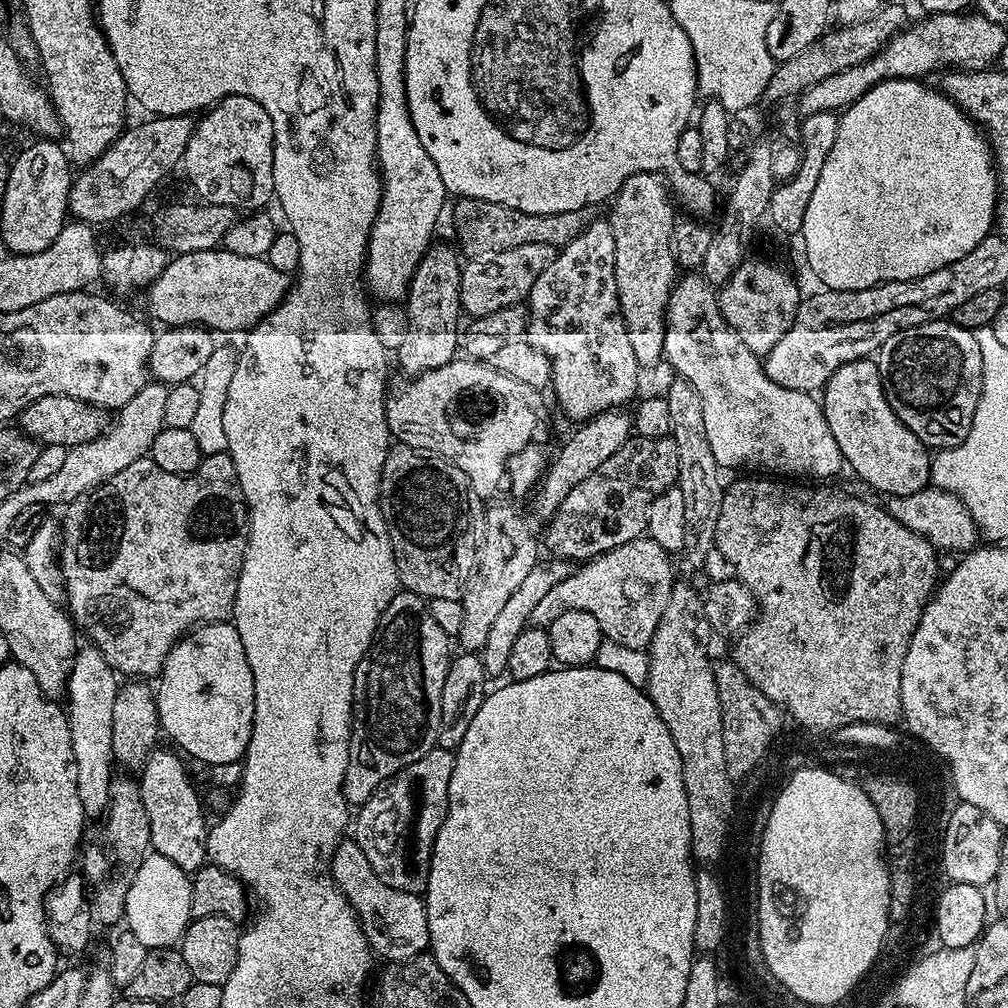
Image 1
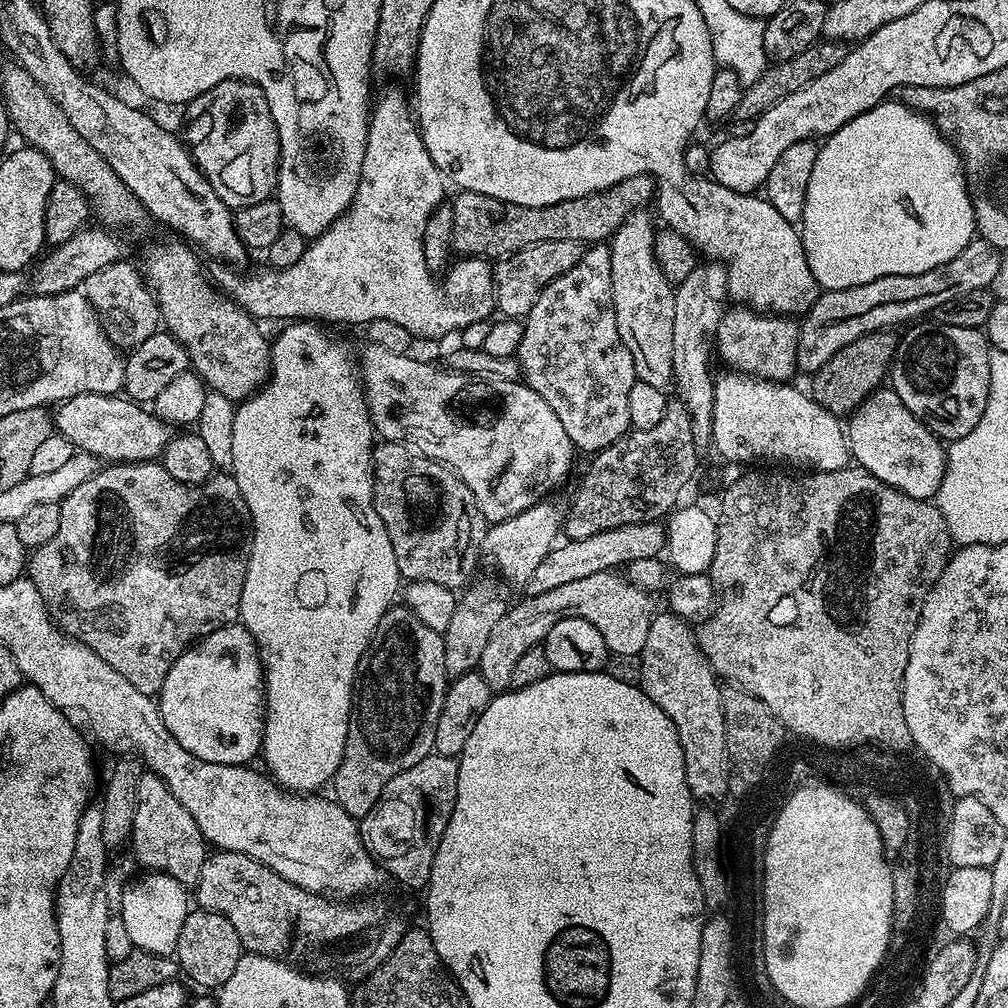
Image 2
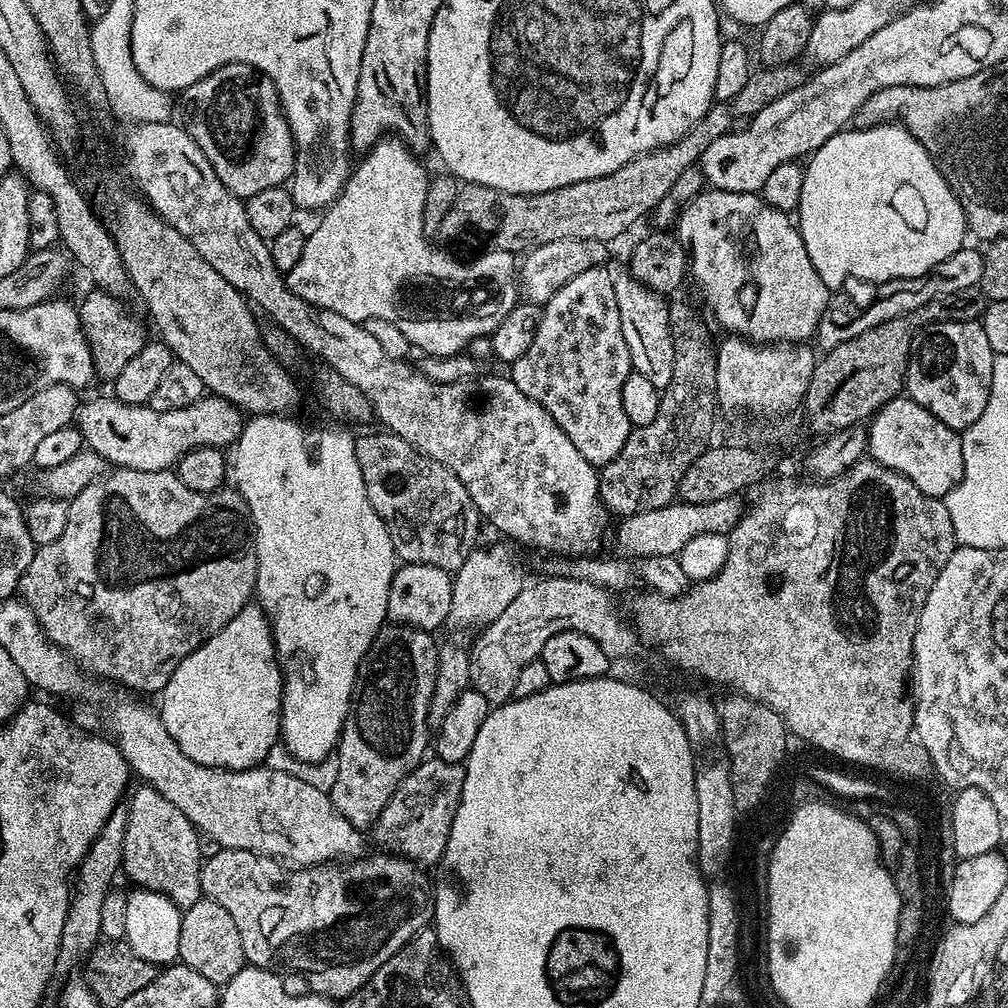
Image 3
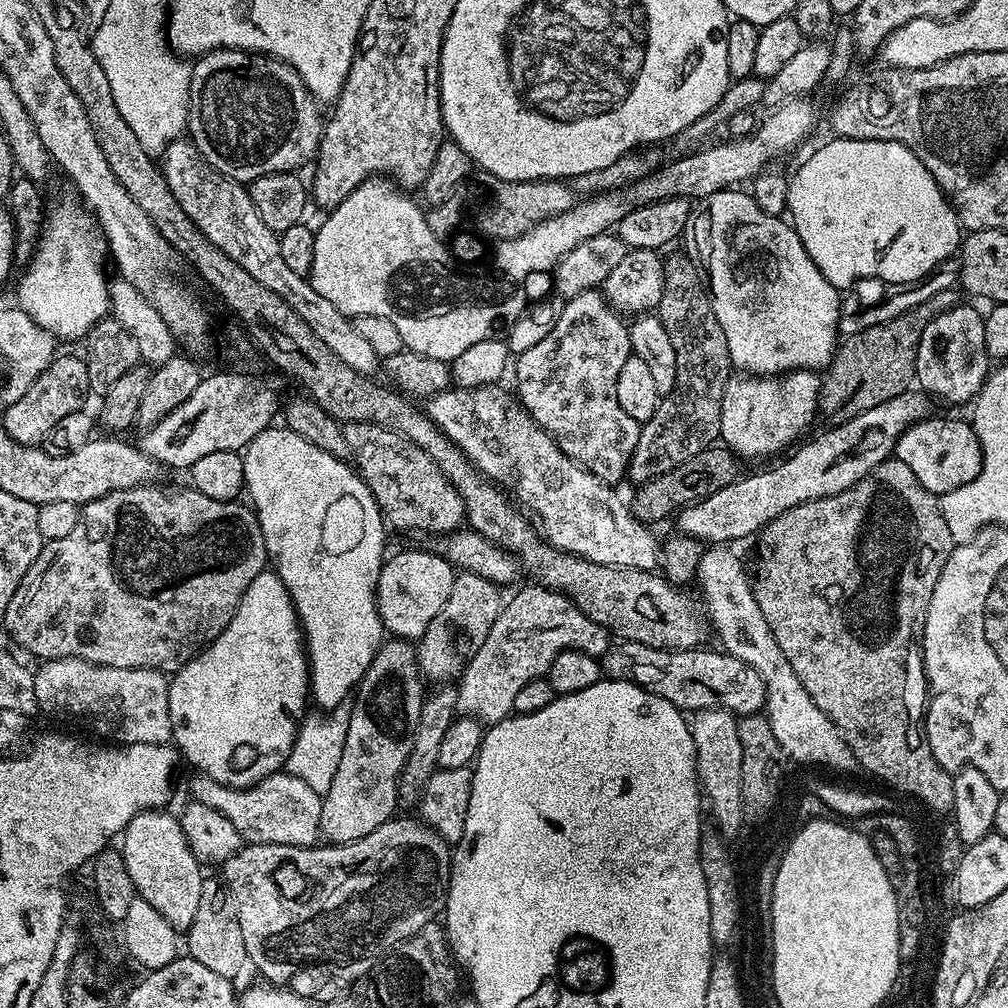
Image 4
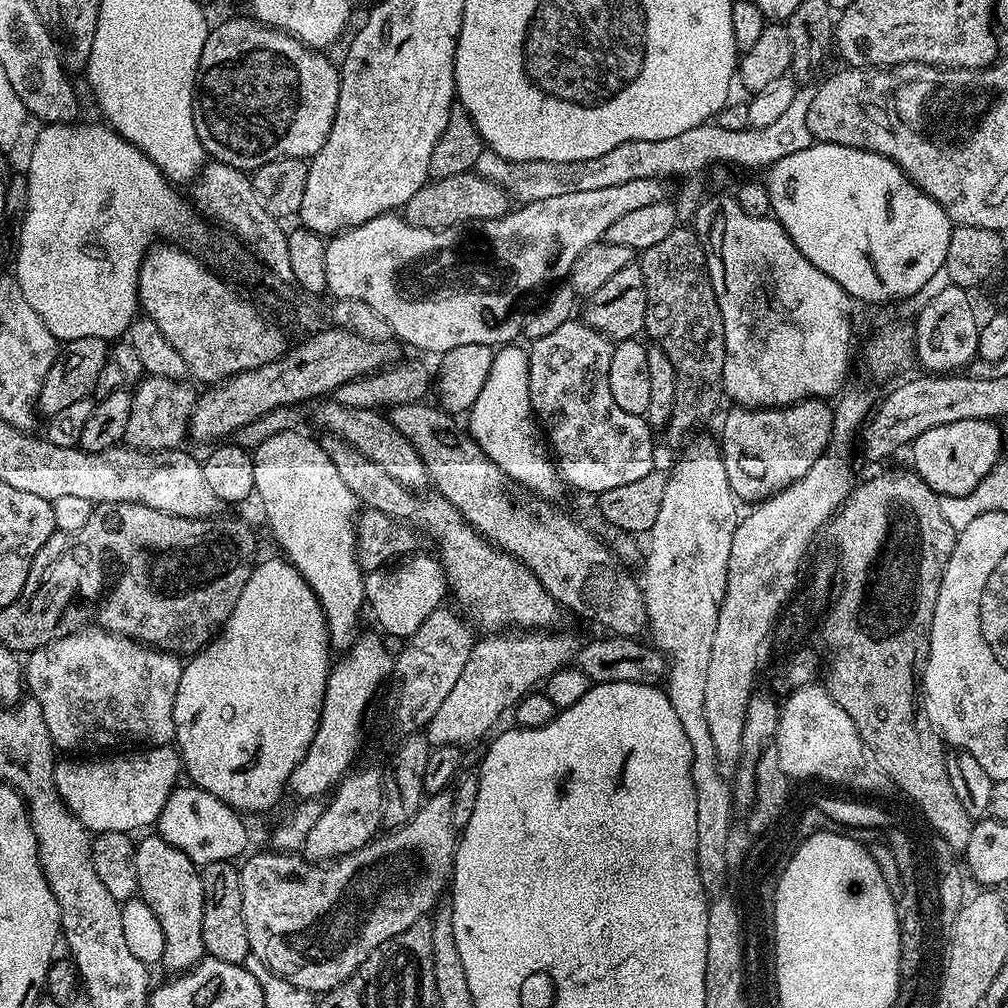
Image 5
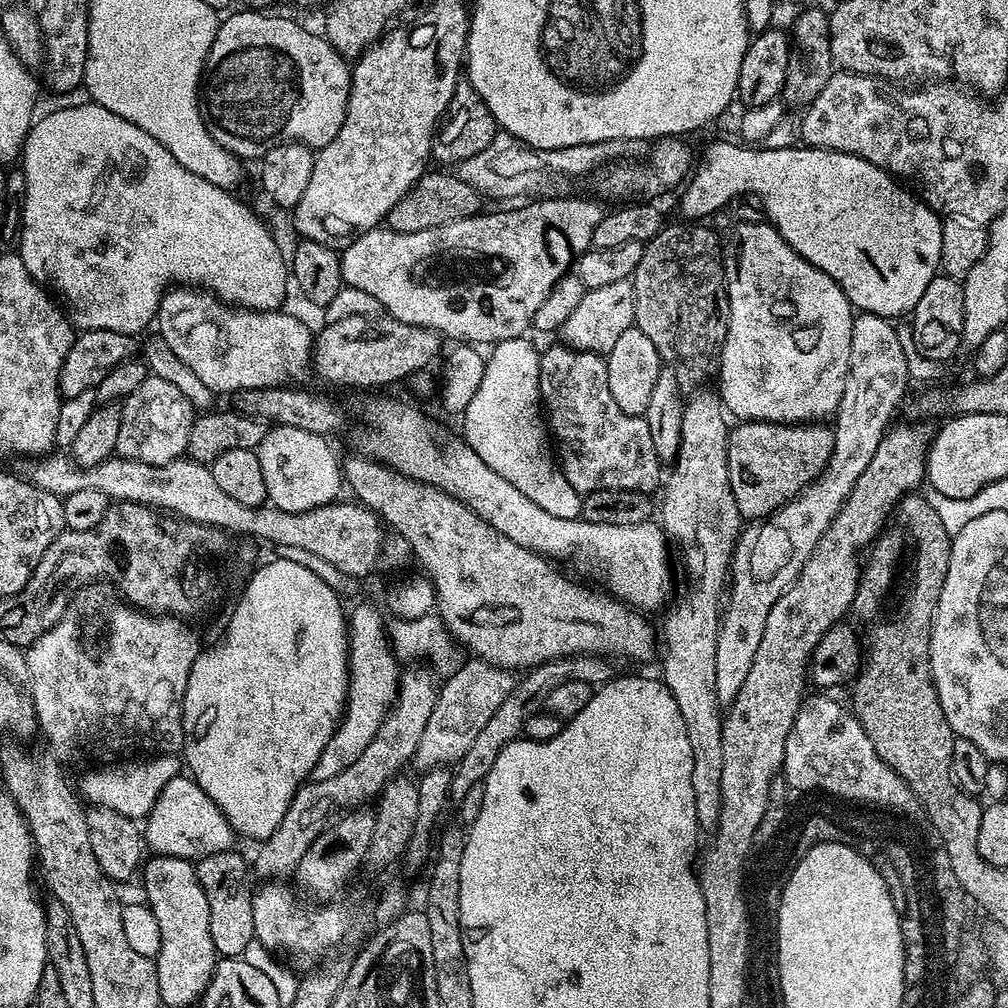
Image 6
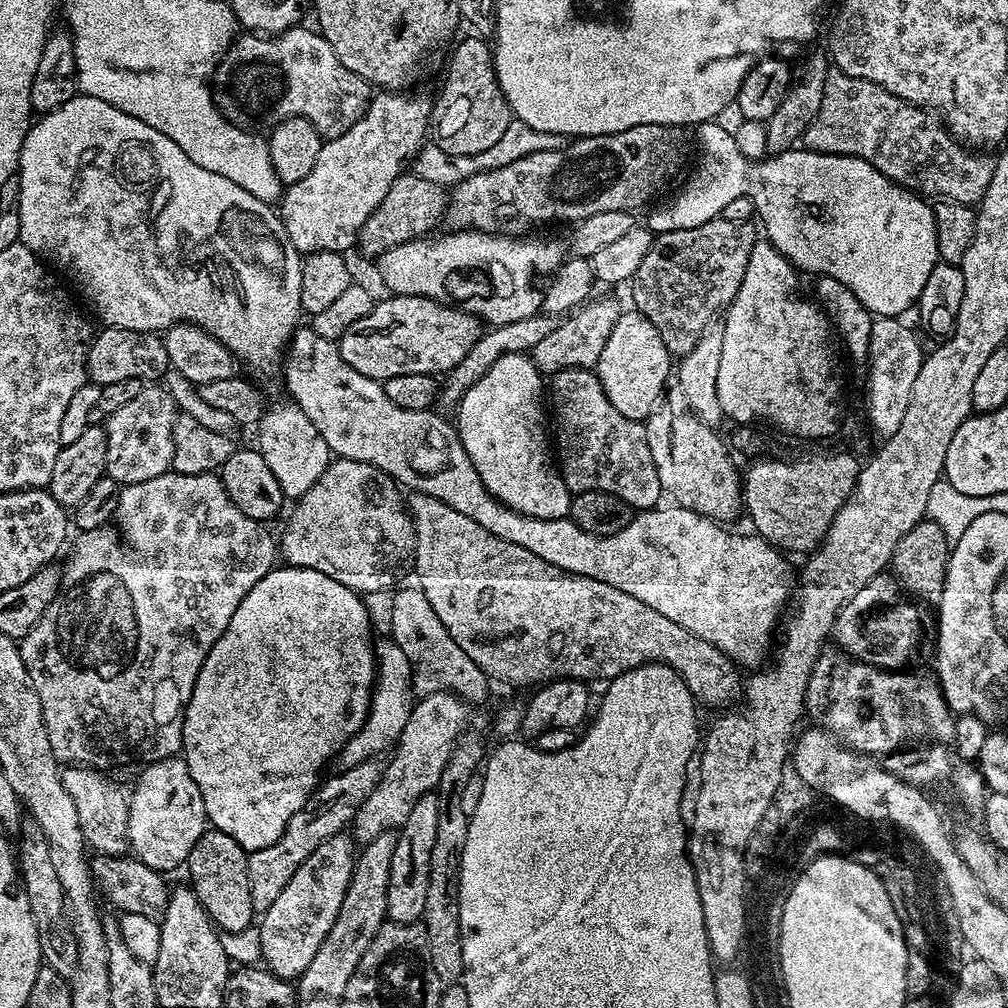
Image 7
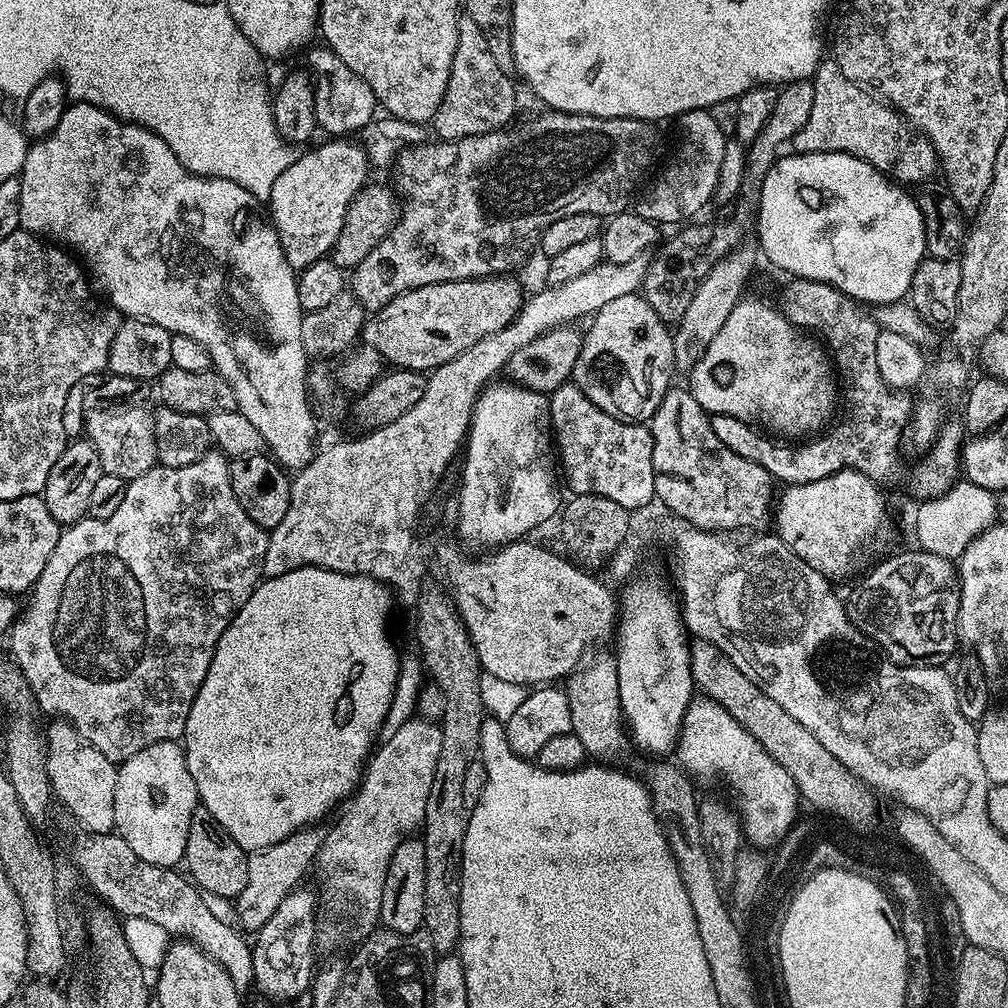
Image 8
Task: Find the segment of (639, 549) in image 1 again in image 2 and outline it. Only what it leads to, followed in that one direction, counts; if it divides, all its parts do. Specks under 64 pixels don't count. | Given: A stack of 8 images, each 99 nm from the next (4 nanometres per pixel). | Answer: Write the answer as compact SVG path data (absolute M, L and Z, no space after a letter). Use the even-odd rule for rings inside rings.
M615 571L590 574L590 578L578 578L578 582L566 582L566 586L554 586L554 590L546 590L544 594L528 596L521 604L513 603L494 626L490 642L486 642L486 650L482 650L479 674L492 689L507 689L518 658L522 658L526 650L543 645L554 625L571 616L590 622L590 626L602 634L613 657L639 657L654 615L652 599L643 588L634 586Z

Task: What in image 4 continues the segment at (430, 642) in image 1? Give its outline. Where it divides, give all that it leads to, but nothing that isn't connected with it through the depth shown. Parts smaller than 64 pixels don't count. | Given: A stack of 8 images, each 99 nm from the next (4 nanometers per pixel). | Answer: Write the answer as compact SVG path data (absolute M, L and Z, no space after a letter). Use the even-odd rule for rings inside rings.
M399 638L385 639L370 662L366 674L354 689L348 708L346 726L346 746L342 746L342 758L330 790L323 793L320 805L320 835L329 844L349 844L358 838L366 838L373 830L378 830L387 820L397 815L398 778L414 742L414 730L418 726L418 714L422 714L422 702L426 695L426 681L420 674L416 661L416 644Z

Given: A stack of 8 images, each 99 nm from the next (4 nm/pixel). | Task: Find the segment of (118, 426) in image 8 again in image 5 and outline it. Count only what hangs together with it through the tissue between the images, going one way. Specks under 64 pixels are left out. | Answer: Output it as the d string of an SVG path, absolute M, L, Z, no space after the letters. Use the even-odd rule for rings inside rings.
M145 375L132 392L130 419L126 422L126 434L123 443L129 448L137 448L139 452L170 452L181 447L188 433L188 419L192 416L192 408L196 404L197 393L192 392L193 385L184 380L171 380L165 376Z

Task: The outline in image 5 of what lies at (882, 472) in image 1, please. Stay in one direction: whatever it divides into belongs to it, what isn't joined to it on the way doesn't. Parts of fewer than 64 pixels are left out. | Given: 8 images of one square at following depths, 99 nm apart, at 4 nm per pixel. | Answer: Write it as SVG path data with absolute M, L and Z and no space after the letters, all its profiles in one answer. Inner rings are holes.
M991 420L950 422L950 426L934 426L912 441L912 464L916 475L941 496L965 496L989 479L992 469L1000 463L1000 432Z

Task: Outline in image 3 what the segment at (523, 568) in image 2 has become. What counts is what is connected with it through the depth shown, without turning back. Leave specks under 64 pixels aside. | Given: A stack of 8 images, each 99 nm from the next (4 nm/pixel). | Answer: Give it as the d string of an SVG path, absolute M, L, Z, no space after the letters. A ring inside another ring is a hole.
M500 543L504 544L492 544L489 548L483 546L473 548L466 562L462 562L462 566L452 576L452 597L447 622L449 629L487 628L526 587L524 572L519 568L520 560L516 557L517 549L511 543Z

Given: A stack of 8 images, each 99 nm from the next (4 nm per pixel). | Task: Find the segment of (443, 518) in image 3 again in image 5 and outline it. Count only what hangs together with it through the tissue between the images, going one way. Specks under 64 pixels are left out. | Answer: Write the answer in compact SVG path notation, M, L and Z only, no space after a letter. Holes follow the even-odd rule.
M333 400L325 401L316 412L314 420L321 433L336 436L339 440L345 440L350 446L354 446L370 462L376 462L382 466L394 482L413 490L424 490L428 488L430 481L424 460L414 450L414 446L405 436L392 425L387 415L381 414L377 409L347 408Z

